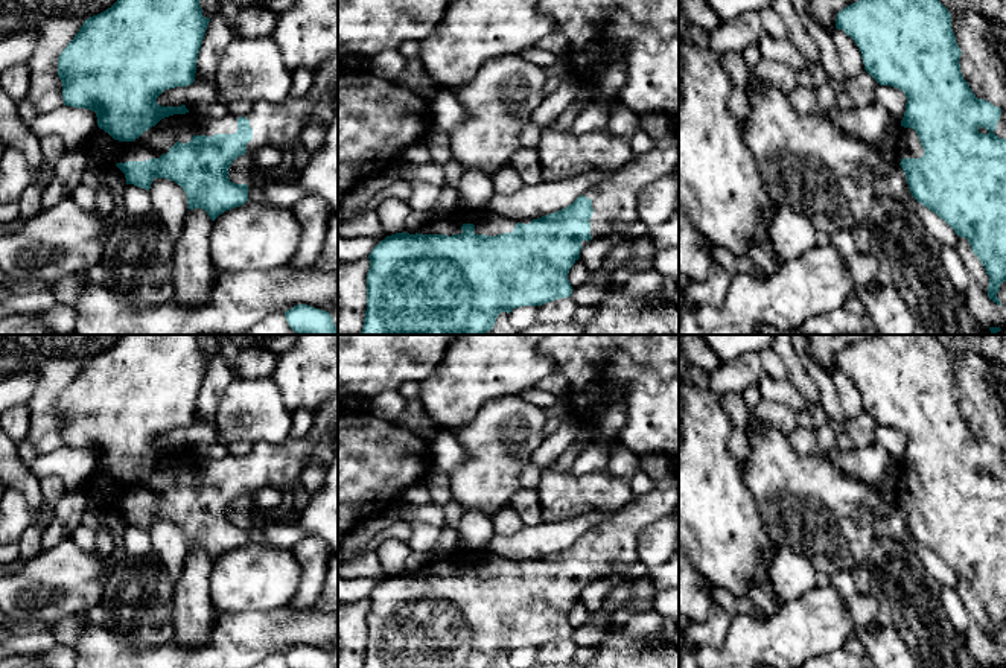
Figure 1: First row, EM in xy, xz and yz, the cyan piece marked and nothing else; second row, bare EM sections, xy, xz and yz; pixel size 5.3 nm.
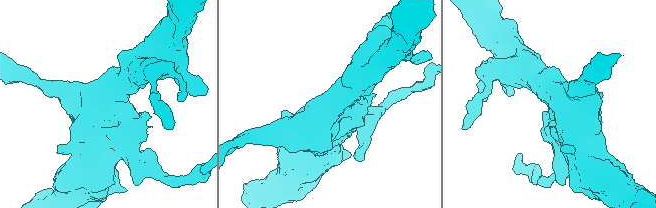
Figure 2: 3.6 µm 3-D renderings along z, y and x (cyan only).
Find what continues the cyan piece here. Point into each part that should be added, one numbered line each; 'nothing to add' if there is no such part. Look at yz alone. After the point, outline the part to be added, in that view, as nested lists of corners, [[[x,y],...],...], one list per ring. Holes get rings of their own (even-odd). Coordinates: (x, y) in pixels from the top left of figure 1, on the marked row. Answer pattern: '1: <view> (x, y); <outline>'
1: yz (907, 146); [[[901,126],[893,152],[898,164],[903,158],[921,158],[924,155],[924,149],[916,131]]]

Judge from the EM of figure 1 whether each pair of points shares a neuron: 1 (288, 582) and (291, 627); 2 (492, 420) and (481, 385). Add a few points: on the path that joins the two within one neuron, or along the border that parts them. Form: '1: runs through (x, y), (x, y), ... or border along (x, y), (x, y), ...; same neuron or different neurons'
1: border along (286, 606), (270, 612), (251, 610); different neurons
2: border along (516, 394), (504, 394), (489, 400), (461, 428); different neurons

